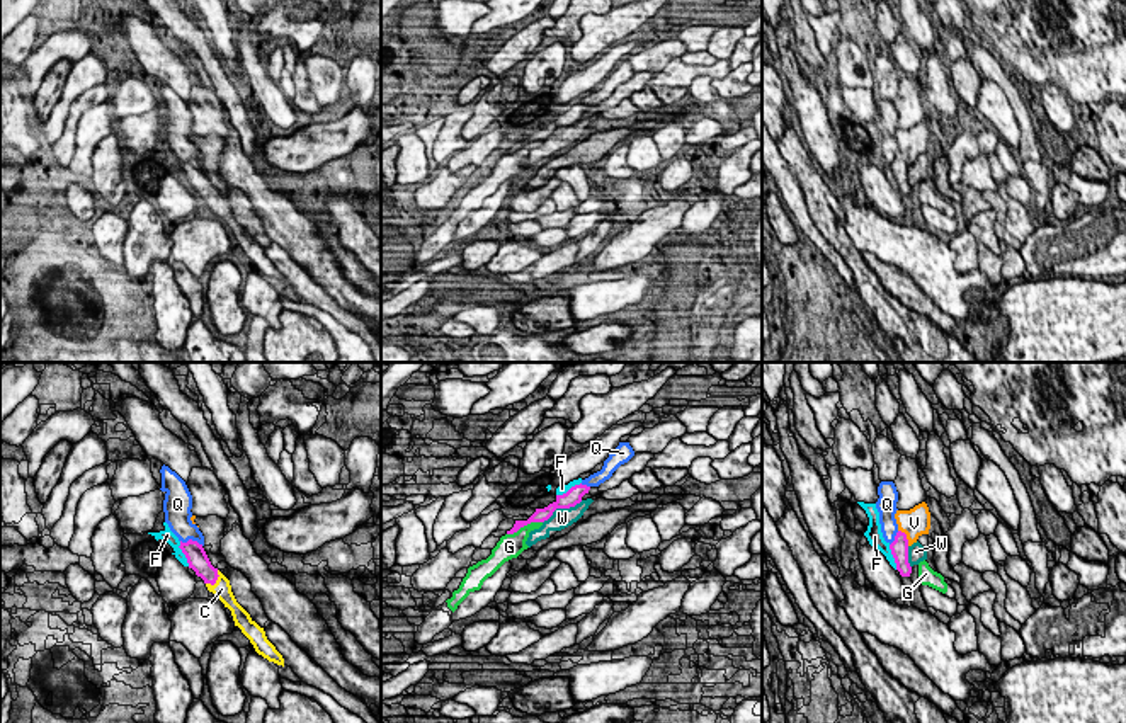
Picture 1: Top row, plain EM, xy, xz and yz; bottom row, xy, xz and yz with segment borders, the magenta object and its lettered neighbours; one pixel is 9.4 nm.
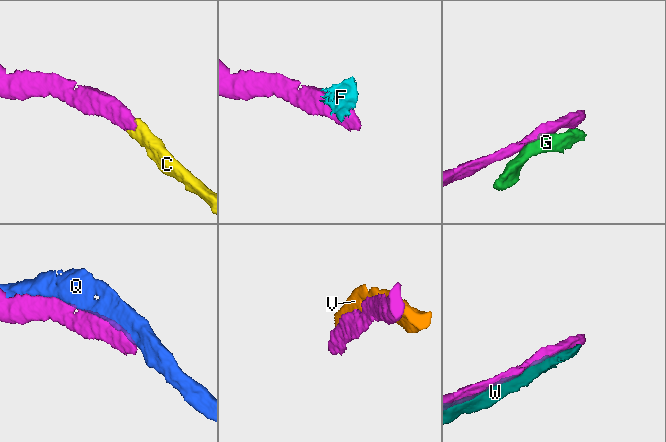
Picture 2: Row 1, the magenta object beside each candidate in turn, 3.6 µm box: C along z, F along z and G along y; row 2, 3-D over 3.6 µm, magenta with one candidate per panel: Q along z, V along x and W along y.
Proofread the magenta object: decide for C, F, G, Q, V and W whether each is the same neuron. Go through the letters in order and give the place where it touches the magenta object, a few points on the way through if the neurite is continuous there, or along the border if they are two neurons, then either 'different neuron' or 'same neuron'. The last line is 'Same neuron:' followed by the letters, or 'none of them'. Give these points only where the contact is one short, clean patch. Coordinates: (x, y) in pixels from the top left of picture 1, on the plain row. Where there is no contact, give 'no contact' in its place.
C: contact xy (216, 198); way xy (198, 179), (216, 198), (221, 208); same neuron
F: contact xy (182, 170); border xy (179, 160), (179, 167), (189, 184); different neuron
G: contact xz (524, 143); border xz (541, 140), (531, 140), (507, 153); different neuron
Q: contact xy (191, 159); different neuron
V: contact yz (905, 155); different neuron
W: contact xz (562, 126); different neuron
Same neuron: C

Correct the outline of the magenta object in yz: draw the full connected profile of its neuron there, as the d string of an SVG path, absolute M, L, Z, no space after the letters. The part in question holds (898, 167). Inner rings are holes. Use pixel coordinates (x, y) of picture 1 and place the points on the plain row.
M898 150L895 160L890 163L896 189L901 196L910 196L912 185L908 182L908 158L907 153Z

